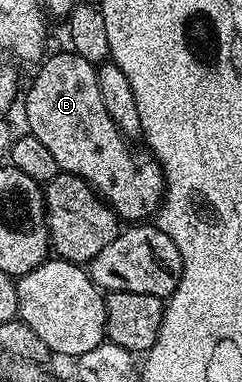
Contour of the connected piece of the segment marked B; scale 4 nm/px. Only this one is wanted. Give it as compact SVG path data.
M75 52L68 53L50 53L40 63L42 66L38 68L29 91L24 91L28 133L42 142L51 156L55 156L58 171L87 180L122 223L144 223L161 208L161 199L165 196L165 173L152 154L144 149L132 150L130 139L121 133L115 120L111 120L107 104L103 104L103 96L99 96L97 66Z

